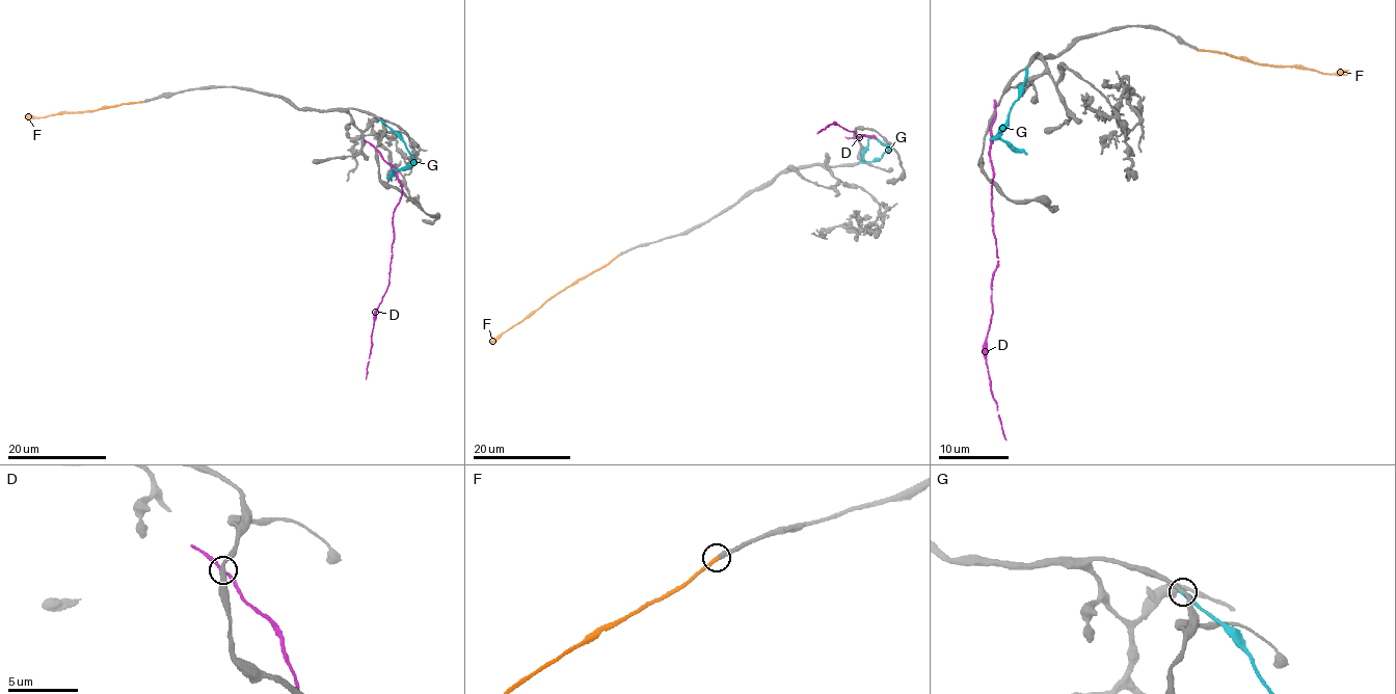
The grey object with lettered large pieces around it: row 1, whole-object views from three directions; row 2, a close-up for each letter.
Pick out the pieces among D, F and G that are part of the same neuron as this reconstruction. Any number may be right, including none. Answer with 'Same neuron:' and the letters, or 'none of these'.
Same neuron: F

